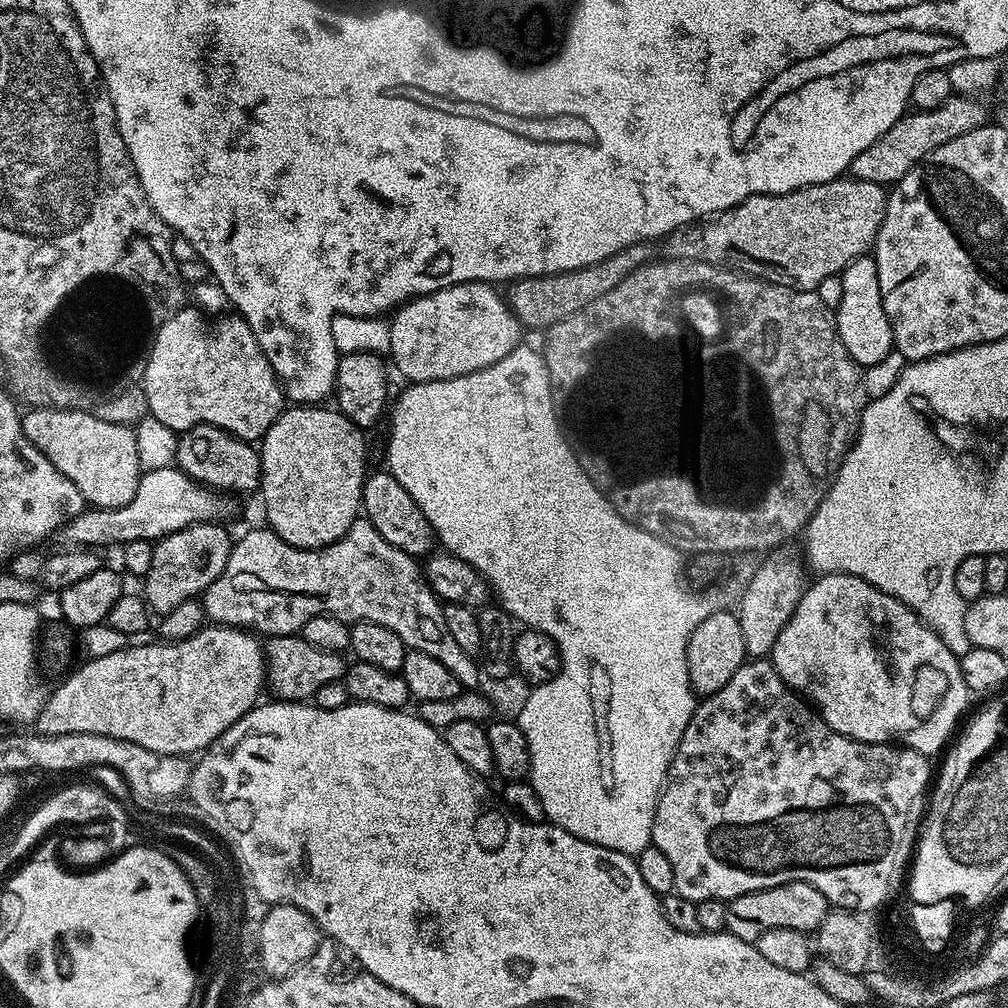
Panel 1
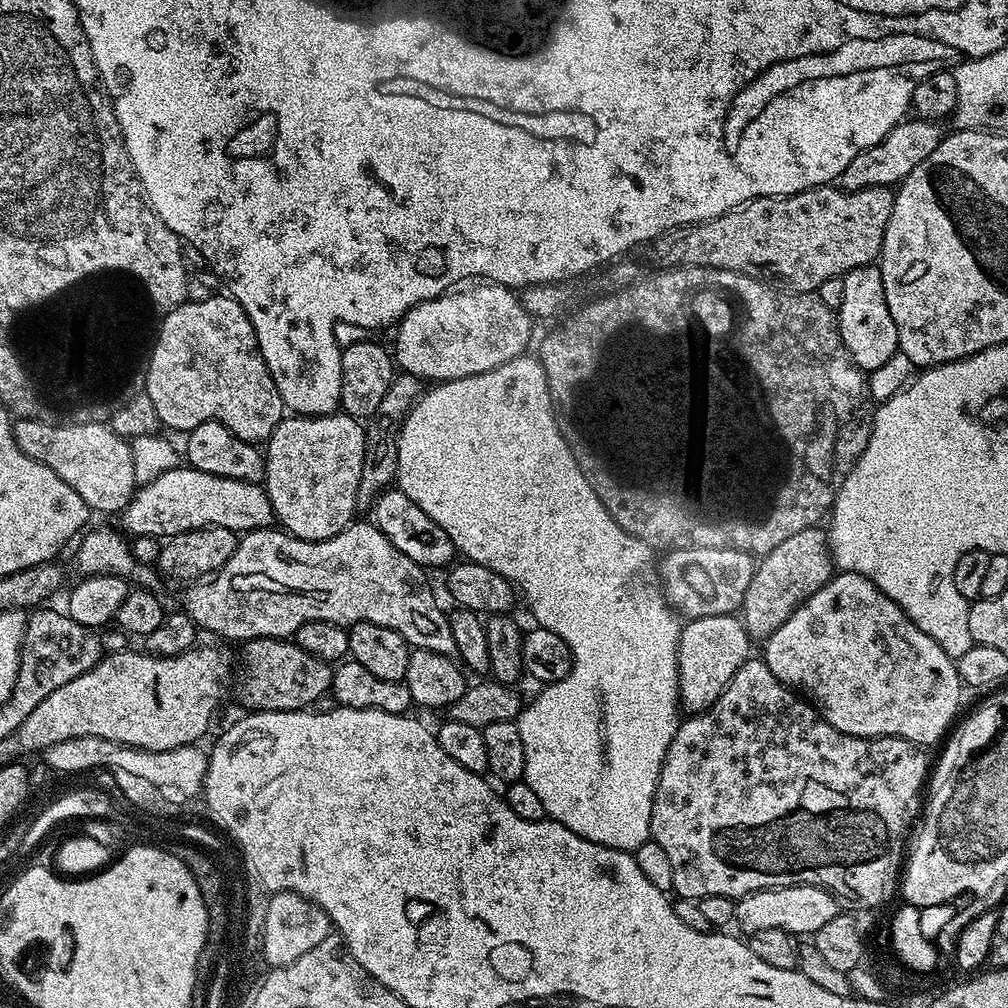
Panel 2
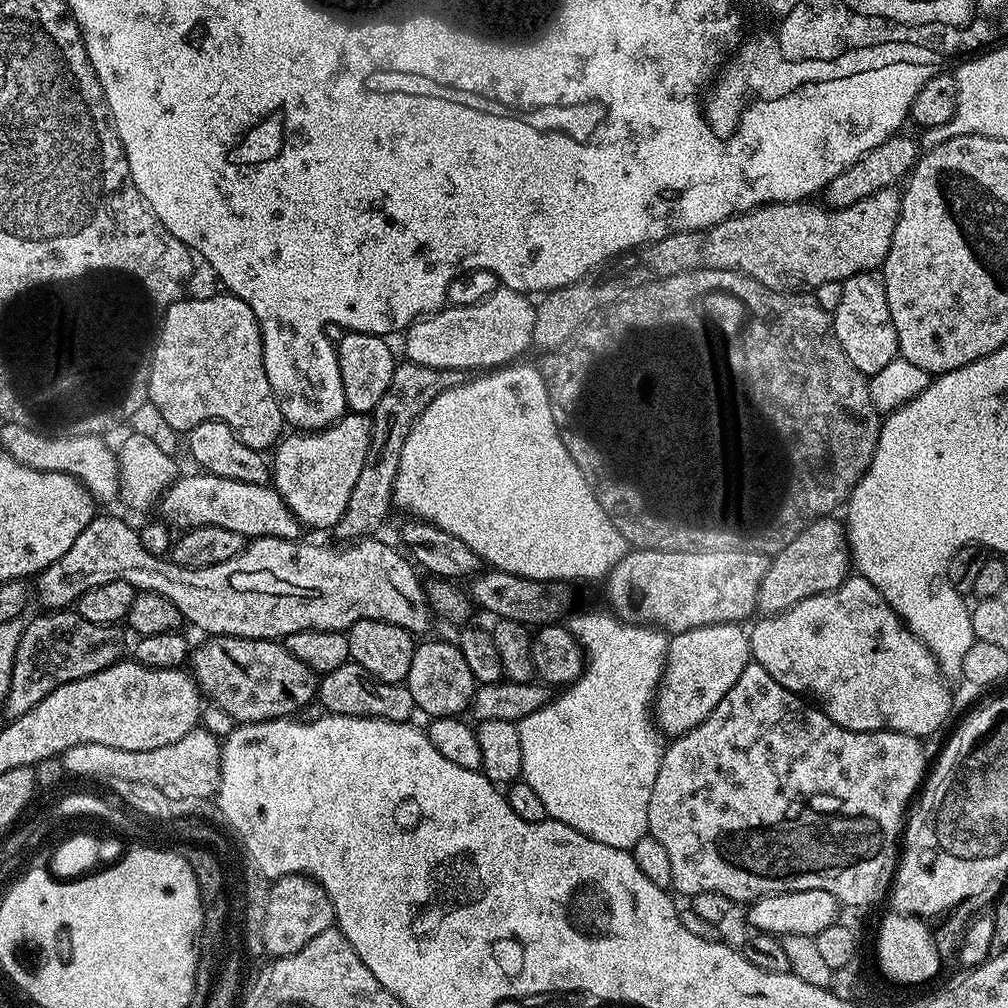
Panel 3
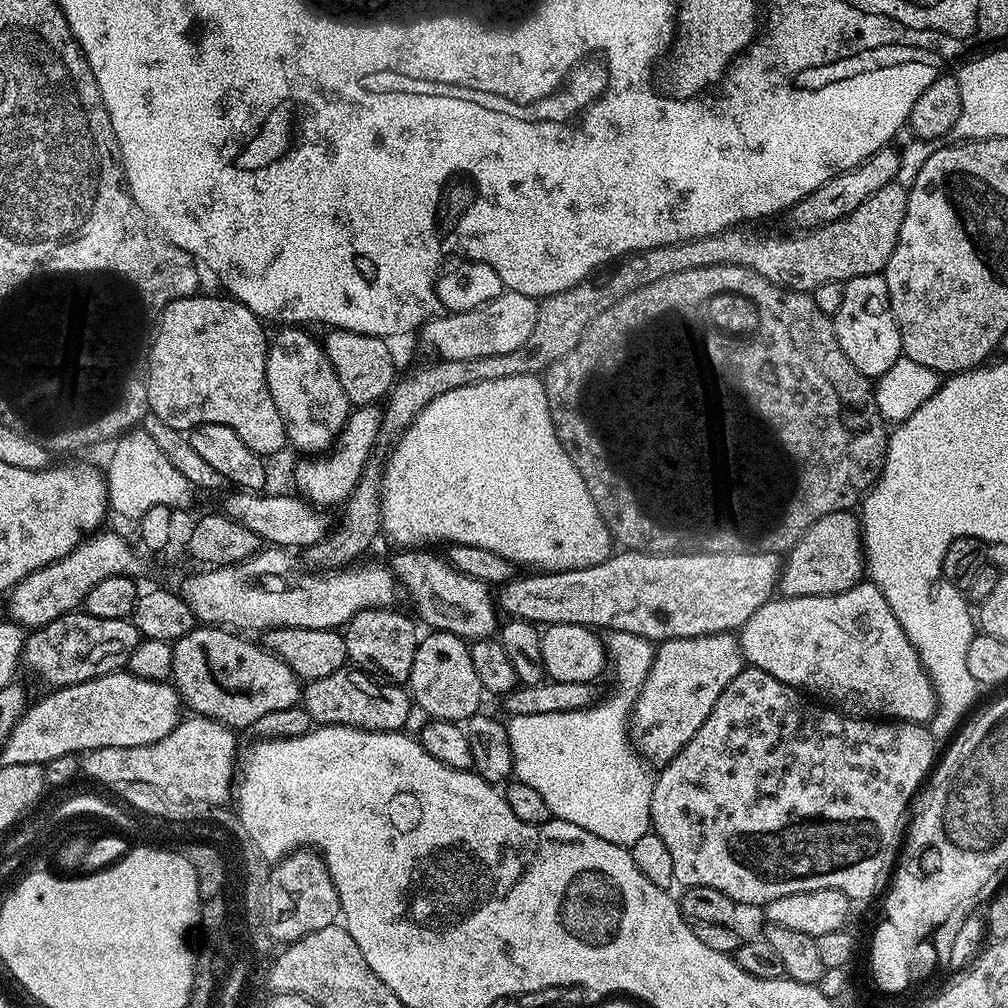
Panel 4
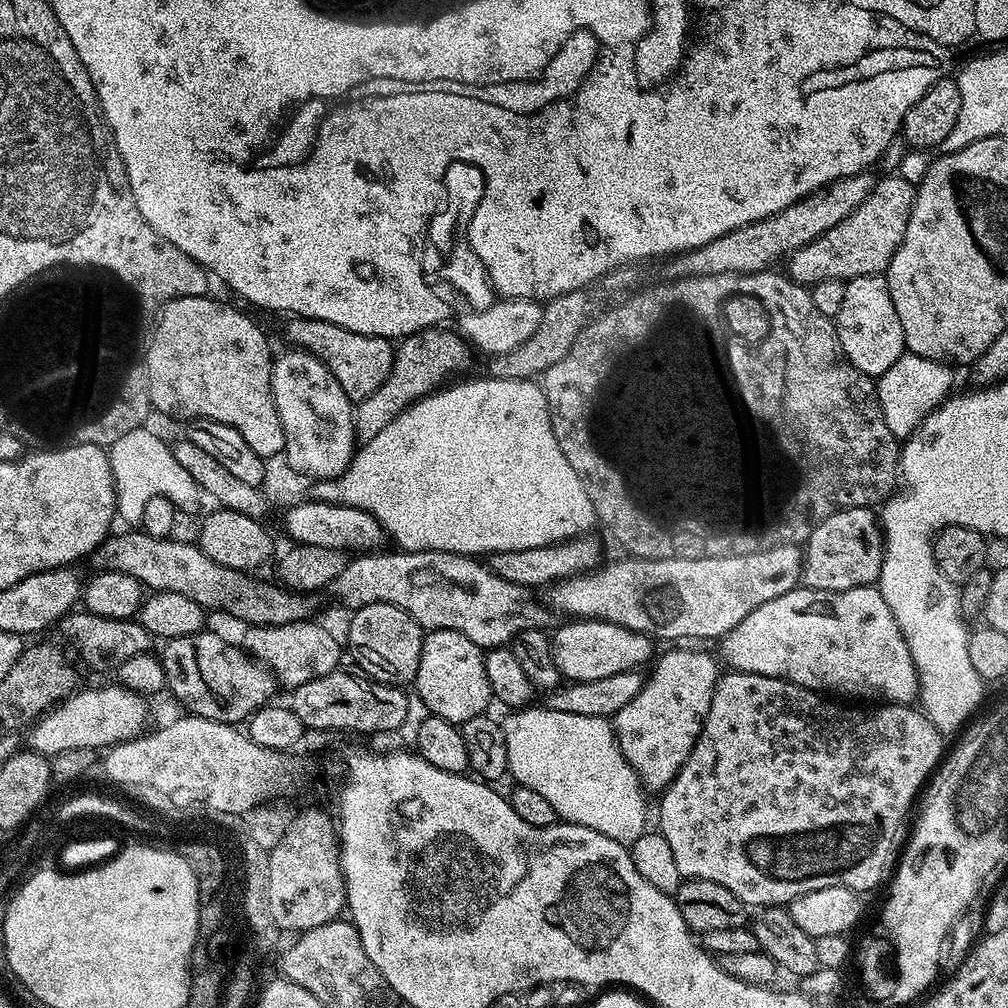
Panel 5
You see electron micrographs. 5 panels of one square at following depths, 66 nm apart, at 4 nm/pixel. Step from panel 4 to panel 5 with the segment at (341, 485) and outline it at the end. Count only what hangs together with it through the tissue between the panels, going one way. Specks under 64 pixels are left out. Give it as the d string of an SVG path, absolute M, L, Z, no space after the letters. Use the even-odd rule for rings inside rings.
M444 326L423 328L421 332L403 337L395 345L392 369L386 378L386 382L382 382L382 386L378 386L378 390L374 390L374 394L370 394L365 400L361 400L355 405L354 423L356 425L357 441L363 442L375 438L384 427L390 426L390 422L394 422L394 418L398 418L398 414L405 412L415 401L423 400L424 397L431 396L433 392L437 391L444 382L440 380L444 380L447 376L452 376L455 372L460 372L463 368L471 366L472 353L474 353L472 344L459 331L447 332L446 329L447 327Z

